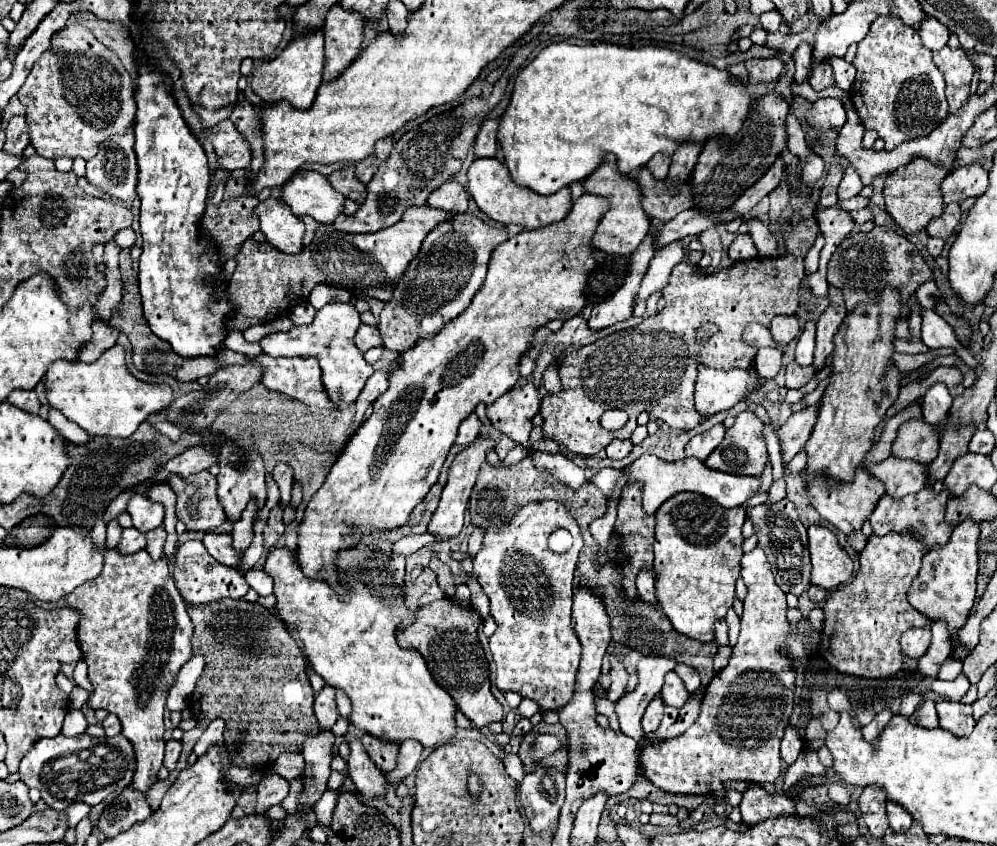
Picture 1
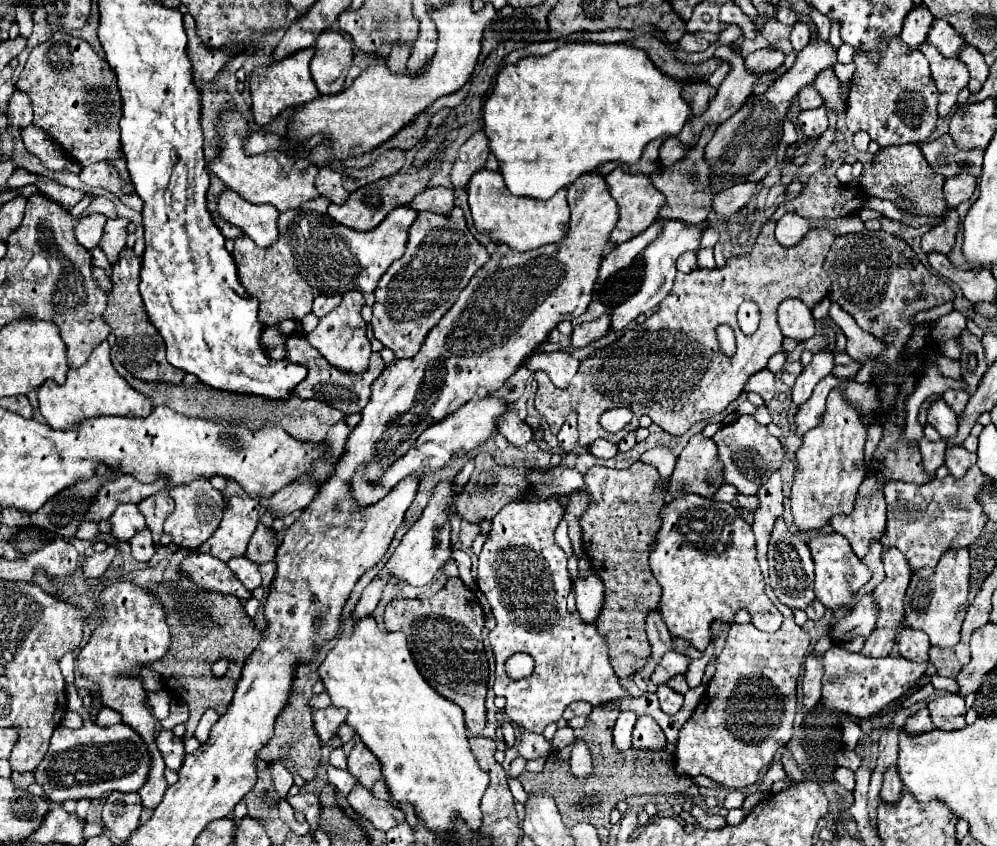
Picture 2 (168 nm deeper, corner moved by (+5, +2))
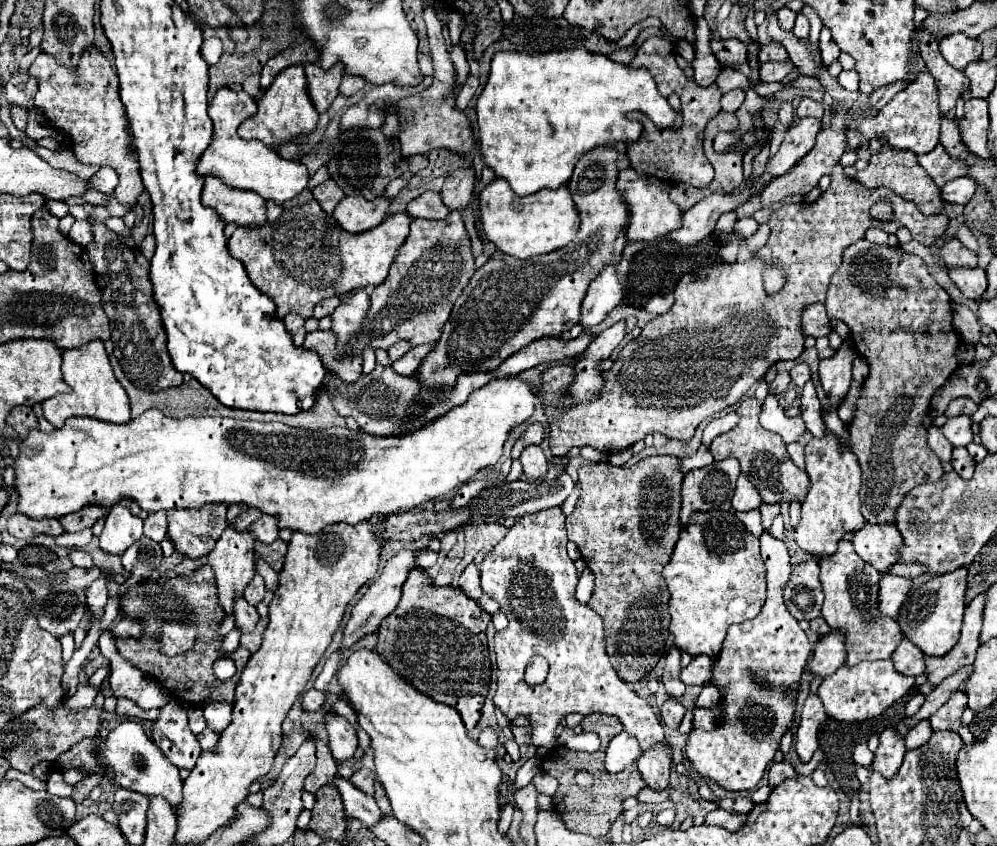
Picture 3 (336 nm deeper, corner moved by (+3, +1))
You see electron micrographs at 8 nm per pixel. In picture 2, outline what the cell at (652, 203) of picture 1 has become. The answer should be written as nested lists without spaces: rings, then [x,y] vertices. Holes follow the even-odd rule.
[[[710,124],[704,134],[700,134],[698,142],[694,144],[694,148],[688,152],[688,158],[686,160],[680,160],[676,162],[674,166],[668,166],[668,168],[662,168],[658,172],[654,172],[650,178],[652,178],[652,184],[656,190],[660,190],[664,196],[666,196],[666,206],[662,206],[660,210],[660,218],[678,218],[678,220],[684,220],[688,224],[700,224],[702,220],[708,218],[708,214],[712,212],[712,198],[714,198],[714,192],[710,190],[710,168],[708,168],[708,162],[704,160],[704,146],[706,142],[714,136],[718,124]],[[692,168],[696,168],[698,172],[698,178],[692,182],[690,180],[690,172]]]

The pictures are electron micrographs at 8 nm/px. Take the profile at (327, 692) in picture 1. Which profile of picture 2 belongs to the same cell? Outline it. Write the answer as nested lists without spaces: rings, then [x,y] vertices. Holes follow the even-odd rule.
[[[328,706],[324,710],[314,710],[314,728],[322,740],[322,744],[328,746],[328,740],[332,740],[338,732],[338,728],[346,722],[348,710],[346,708],[336,708]]]

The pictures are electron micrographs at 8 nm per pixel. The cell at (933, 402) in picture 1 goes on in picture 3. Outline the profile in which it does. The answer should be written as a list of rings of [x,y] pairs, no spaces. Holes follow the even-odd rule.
[[[966,415],[950,417],[950,419],[940,427],[940,431],[944,433],[944,437],[946,437],[954,447],[968,445],[968,443],[972,443],[972,439],[974,439],[972,421],[970,421],[970,417],[966,417]]]

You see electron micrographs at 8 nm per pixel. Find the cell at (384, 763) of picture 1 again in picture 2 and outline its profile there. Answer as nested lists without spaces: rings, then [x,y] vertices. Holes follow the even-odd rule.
[[[362,742],[356,744],[348,756],[348,772],[368,790],[376,780],[380,780],[380,764]]]

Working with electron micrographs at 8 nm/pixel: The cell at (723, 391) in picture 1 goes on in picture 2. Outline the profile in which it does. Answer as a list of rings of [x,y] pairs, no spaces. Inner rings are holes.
[[[768,368],[760,370],[758,374],[754,374],[754,376],[748,380],[744,392],[756,392],[756,394],[760,394],[762,400],[766,402],[766,406],[768,406],[770,400],[772,400],[772,396],[774,396],[774,392],[776,392],[774,374],[772,374]]]

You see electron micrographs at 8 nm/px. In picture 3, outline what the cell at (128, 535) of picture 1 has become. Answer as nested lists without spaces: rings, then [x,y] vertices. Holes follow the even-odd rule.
[[[72,567],[68,573],[68,581],[62,585],[54,585],[54,583],[38,583],[38,581],[30,581],[26,579],[26,583],[30,585],[32,593],[34,593],[34,613],[38,613],[38,623],[42,625],[42,629],[54,633],[54,637],[62,637],[70,631],[78,629],[78,623],[84,615],[86,609],[86,597],[84,597],[84,589],[96,579],[100,577],[100,569],[98,567],[90,567],[90,569],[82,569],[82,567]]]

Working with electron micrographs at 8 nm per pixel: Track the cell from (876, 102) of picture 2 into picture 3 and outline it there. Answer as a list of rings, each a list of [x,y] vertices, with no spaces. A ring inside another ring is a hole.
[[[922,71],[916,81],[908,83],[906,89],[896,93],[876,115],[862,113],[856,117],[856,131],[866,139],[884,139],[894,149],[906,149],[916,155],[930,153],[938,145],[940,137],[940,109],[938,109],[938,89],[934,77]]]

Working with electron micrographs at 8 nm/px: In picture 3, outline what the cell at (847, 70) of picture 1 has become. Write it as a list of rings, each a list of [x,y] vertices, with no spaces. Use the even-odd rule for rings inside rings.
[[[854,69],[842,71],[842,73],[838,75],[838,83],[840,83],[844,89],[848,89],[848,91],[858,91],[858,73],[856,73]]]

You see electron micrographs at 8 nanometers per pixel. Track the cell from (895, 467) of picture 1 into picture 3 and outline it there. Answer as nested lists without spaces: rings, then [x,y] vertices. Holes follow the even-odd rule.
[[[930,427],[928,429],[928,447],[938,455],[940,461],[950,461],[952,459],[952,445],[950,441],[942,435],[940,427]]]

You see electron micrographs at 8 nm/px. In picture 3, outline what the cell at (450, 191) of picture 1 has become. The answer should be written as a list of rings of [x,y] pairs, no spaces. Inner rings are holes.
[[[426,191],[420,197],[412,199],[408,203],[408,215],[412,215],[414,219],[422,217],[422,219],[444,219],[450,209],[442,203],[442,197],[438,191]]]

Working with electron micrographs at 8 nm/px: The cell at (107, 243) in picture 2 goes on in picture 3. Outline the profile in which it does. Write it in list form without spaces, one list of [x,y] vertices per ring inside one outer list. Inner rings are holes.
[[[90,45],[80,55],[76,67],[62,65],[54,55],[38,53],[28,73],[38,79],[38,93],[34,99],[36,107],[64,137],[72,139],[70,145],[80,163],[116,169],[120,183],[114,199],[120,201],[126,211],[134,209],[144,185],[140,181],[138,161],[128,151],[130,135],[126,133],[126,113],[118,97],[118,77],[104,53]]]

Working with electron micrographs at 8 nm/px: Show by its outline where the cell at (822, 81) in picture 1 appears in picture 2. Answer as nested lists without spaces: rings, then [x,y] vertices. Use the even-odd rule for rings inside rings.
[[[804,86],[798,92],[798,104],[802,110],[812,110],[812,108],[820,108],[824,104],[824,100],[814,86]]]

